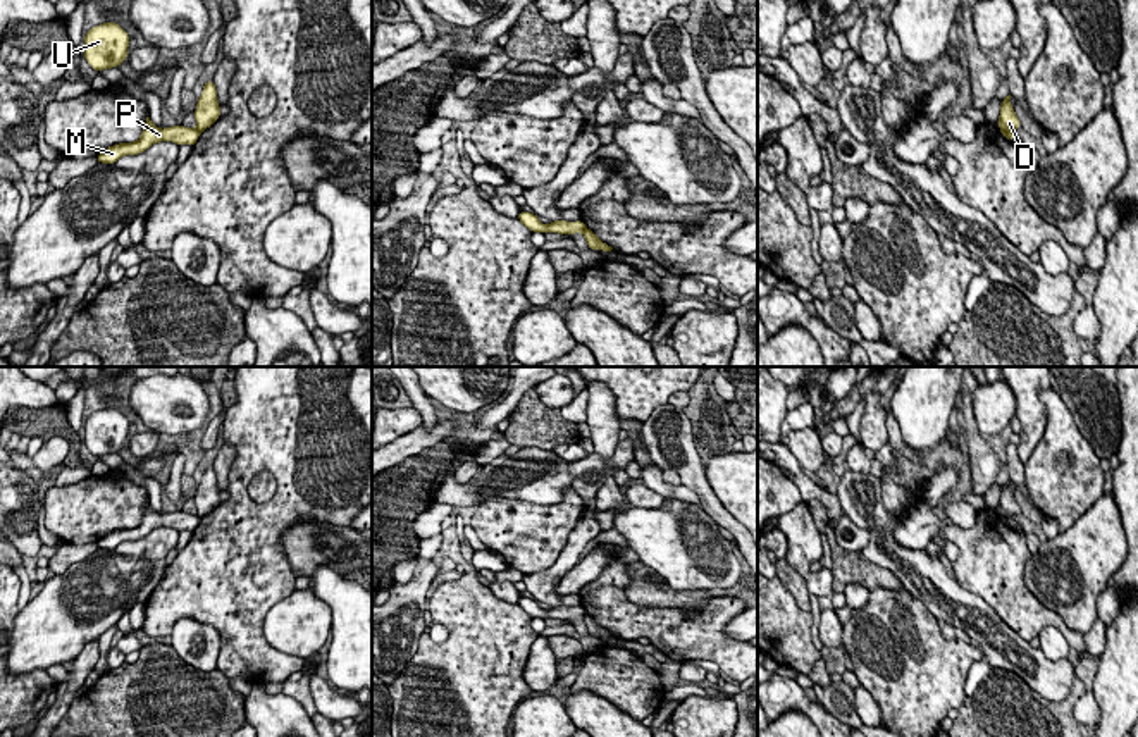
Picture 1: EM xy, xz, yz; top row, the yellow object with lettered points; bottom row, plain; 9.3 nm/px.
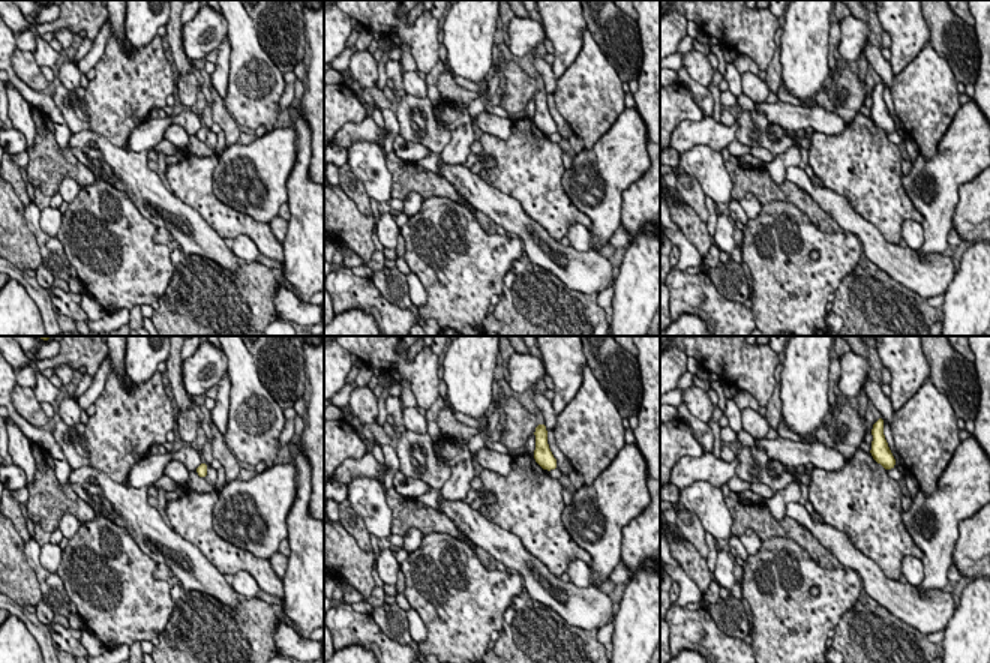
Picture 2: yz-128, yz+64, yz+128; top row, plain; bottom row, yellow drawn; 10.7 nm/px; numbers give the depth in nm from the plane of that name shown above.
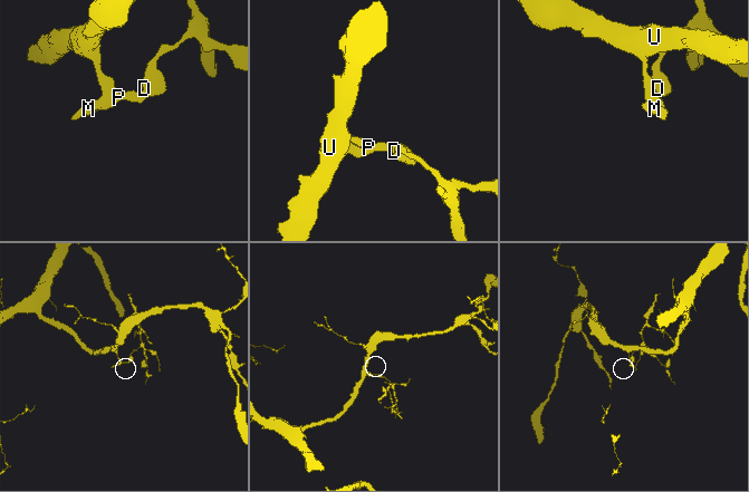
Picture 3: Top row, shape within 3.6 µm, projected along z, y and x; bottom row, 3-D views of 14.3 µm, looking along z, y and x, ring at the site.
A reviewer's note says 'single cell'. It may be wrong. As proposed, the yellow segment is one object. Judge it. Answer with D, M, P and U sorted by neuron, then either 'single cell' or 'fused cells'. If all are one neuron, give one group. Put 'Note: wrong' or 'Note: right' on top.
Note: wrong
D / M P U; fused cells

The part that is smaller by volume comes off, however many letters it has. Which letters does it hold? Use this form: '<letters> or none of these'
D

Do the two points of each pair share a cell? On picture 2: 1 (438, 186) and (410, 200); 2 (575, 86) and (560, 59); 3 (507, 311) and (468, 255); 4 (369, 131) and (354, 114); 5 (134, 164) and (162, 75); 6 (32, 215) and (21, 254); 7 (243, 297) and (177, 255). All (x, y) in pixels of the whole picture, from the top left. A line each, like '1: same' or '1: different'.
1: different
2: different
3: different
4: different
5: different
6: different
7: same

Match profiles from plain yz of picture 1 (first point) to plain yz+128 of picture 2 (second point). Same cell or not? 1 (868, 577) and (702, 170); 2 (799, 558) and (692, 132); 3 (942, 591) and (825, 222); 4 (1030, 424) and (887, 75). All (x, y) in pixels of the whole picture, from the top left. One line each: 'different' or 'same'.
1: different
2: different
3: different
4: different

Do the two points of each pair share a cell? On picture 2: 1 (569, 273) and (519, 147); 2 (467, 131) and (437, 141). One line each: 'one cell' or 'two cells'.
1: two cells
2: two cells

